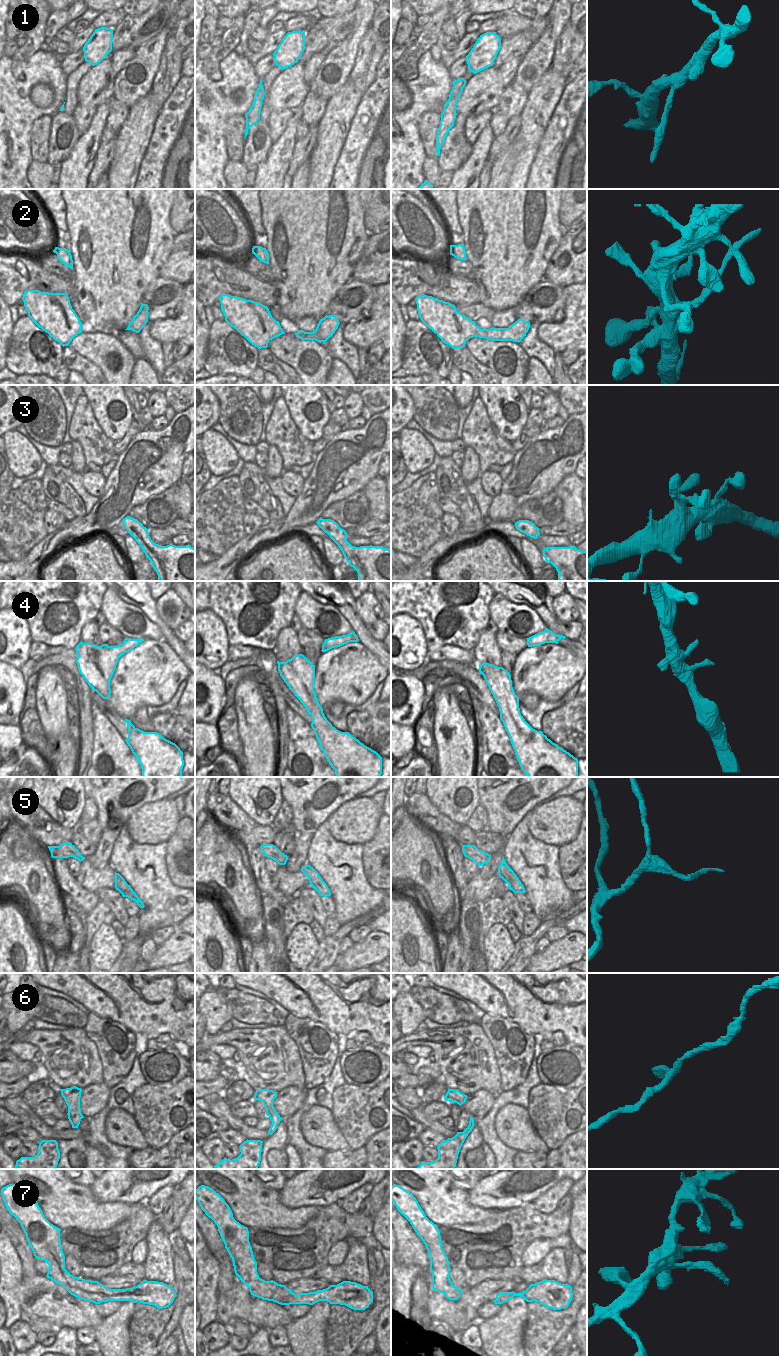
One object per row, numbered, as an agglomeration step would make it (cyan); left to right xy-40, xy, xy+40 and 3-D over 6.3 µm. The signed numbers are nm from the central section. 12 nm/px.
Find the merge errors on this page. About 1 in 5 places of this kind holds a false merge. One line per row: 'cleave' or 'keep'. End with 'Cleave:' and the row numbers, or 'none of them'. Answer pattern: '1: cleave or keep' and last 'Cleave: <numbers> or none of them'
1: cleave
2: cleave
3: keep
4: keep
5: keep
6: keep
7: keep
Cleave: 1, 2

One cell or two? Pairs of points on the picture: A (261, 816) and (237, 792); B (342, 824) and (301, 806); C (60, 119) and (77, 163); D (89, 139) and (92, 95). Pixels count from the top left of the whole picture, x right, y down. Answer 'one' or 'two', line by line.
A: one
B: two
C: two
D: two

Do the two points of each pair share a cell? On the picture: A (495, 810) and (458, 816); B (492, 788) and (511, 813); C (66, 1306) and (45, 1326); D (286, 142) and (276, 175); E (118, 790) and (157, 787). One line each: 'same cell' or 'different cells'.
A: different cells
B: same cell
C: different cells
D: same cell
E: same cell

